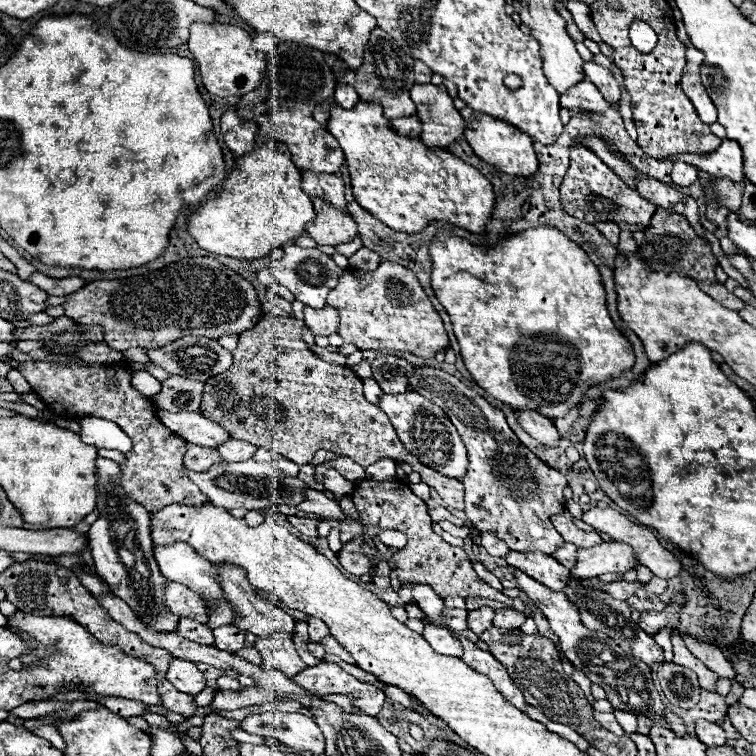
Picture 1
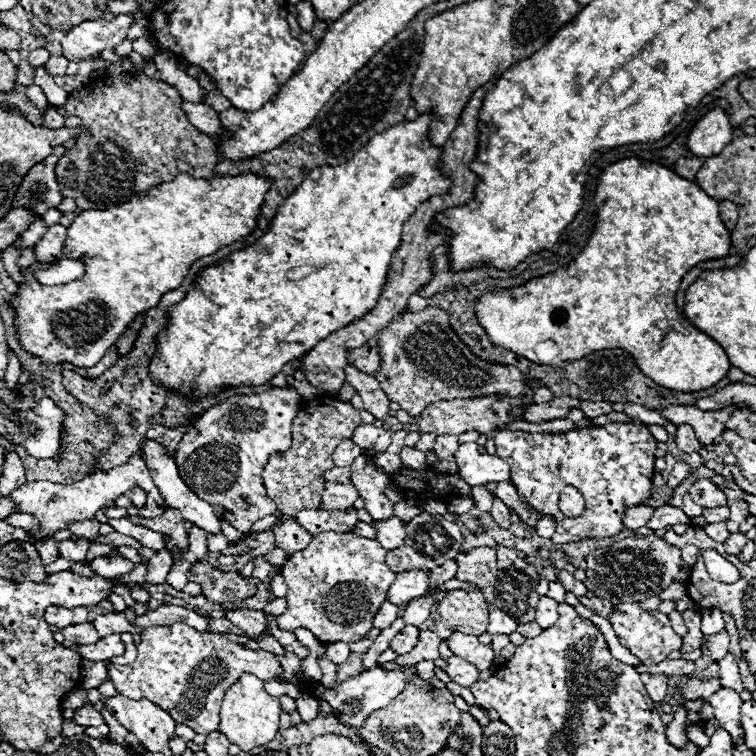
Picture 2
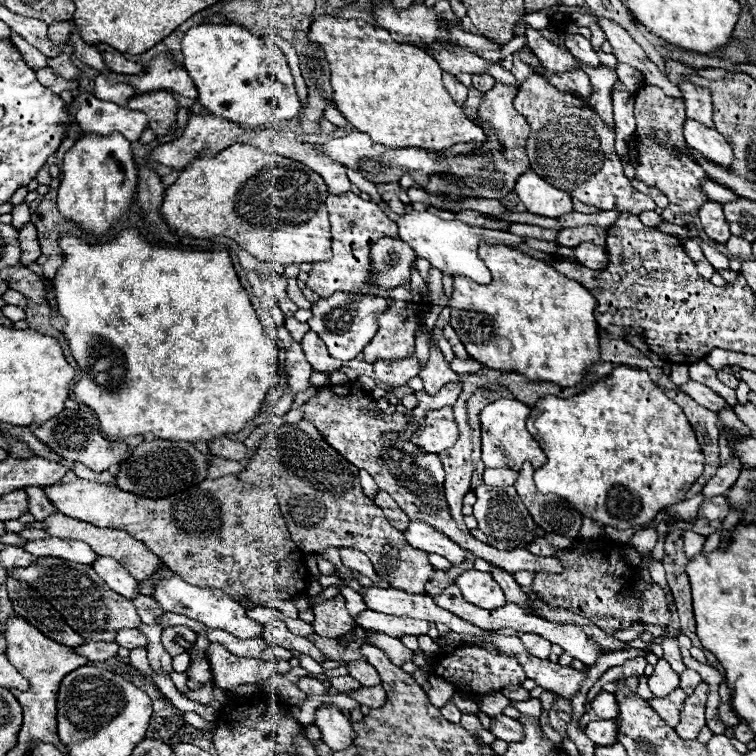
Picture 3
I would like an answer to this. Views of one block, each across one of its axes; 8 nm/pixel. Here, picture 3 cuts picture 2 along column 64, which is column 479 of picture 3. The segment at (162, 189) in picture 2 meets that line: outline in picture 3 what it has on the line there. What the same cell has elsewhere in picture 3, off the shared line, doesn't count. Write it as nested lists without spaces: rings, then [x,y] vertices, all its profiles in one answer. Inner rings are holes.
[[[480,242],[479,258],[492,272],[492,282],[482,286],[466,276],[454,276],[452,296],[448,308],[480,312],[480,316],[452,316],[450,326],[456,330],[460,342],[472,360],[478,360],[494,370],[520,372],[528,380],[548,380],[558,386],[574,386],[582,380],[588,366],[598,362],[598,324],[594,320],[596,300],[576,280],[566,278],[546,262],[532,258],[508,244]]]

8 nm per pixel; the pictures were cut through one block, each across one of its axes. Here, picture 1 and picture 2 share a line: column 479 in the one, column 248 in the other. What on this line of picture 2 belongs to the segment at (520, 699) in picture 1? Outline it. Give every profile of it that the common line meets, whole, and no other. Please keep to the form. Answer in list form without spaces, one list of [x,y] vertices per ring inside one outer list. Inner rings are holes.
[[[184,622],[144,628],[138,642],[138,658],[132,664],[108,666],[108,676],[118,692],[136,700],[144,696],[160,704],[176,722],[188,724],[196,734],[208,734],[218,728],[222,696],[244,672],[252,672],[266,682],[282,672],[282,666],[270,652],[250,650],[226,640],[224,634],[198,632]]]

